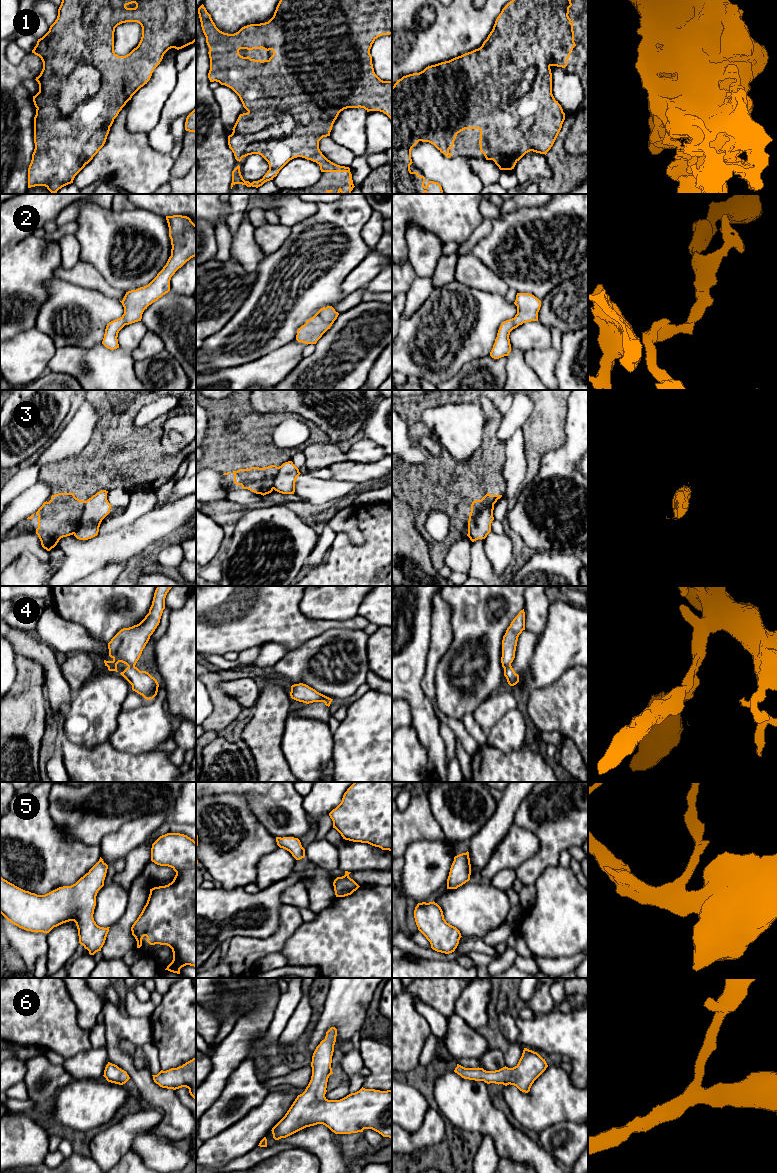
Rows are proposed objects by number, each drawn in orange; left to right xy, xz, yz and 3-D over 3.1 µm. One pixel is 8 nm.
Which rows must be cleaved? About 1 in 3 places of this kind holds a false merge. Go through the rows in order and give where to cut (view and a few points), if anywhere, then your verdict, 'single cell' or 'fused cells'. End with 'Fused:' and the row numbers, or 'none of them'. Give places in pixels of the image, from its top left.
1: xy (99, 70), (99, 90), (67, 116), (50, 104), (37, 108) | fused cells
2: no cut | single cell
3: xy (86, 501), (79, 525), (73, 533) | fused cells
4: xy (128, 665), (134, 666) | fused cells
5: no cut | single cell
6: no cut | single cell
Fused: 1, 3, 4

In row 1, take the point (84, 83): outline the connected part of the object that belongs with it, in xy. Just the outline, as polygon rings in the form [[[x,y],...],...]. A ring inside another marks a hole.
[[[81,64],[60,80],[53,97],[48,97],[39,91],[33,96],[33,102],[36,108],[51,104],[68,117],[81,102],[95,96],[100,85],[99,70],[93,65]]]

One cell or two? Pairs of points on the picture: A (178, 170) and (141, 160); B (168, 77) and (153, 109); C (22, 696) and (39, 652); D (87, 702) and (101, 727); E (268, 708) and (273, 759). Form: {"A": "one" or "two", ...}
{"A": "two", "B": "one", "C": "two", "D": "one", "E": "one"}

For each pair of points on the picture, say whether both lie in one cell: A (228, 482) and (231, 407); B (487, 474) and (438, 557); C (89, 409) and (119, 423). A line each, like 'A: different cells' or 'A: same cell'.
A: same cell
B: same cell
C: different cells

